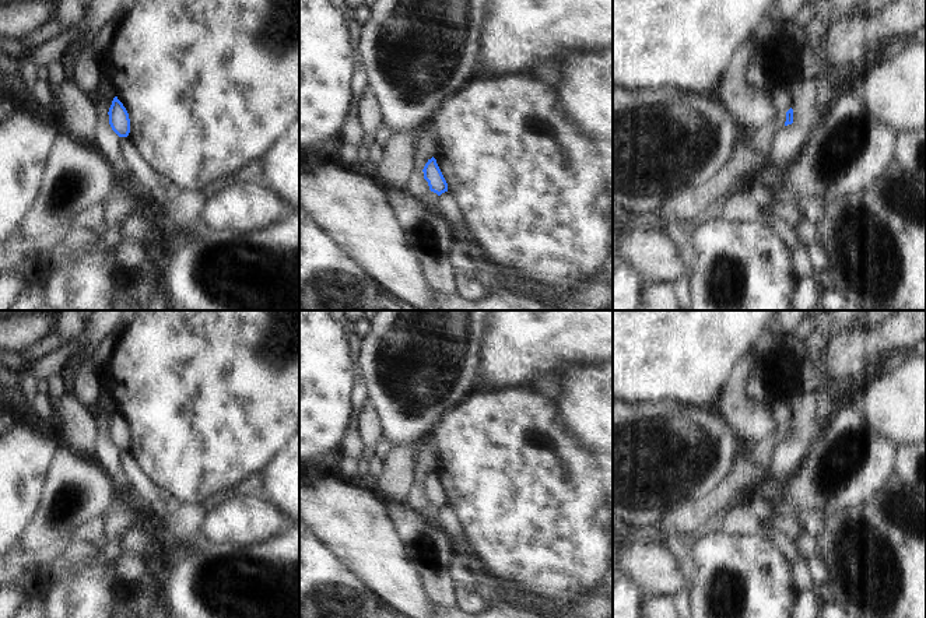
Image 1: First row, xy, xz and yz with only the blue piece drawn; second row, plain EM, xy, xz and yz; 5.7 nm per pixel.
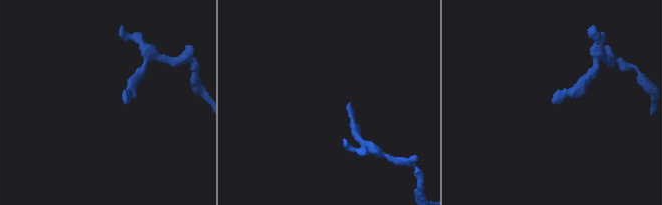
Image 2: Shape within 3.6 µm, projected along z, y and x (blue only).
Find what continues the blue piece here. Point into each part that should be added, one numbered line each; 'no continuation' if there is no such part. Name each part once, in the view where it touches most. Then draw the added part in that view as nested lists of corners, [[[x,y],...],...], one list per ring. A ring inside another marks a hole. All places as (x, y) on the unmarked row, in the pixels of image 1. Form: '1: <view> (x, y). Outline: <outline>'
no continuation.

